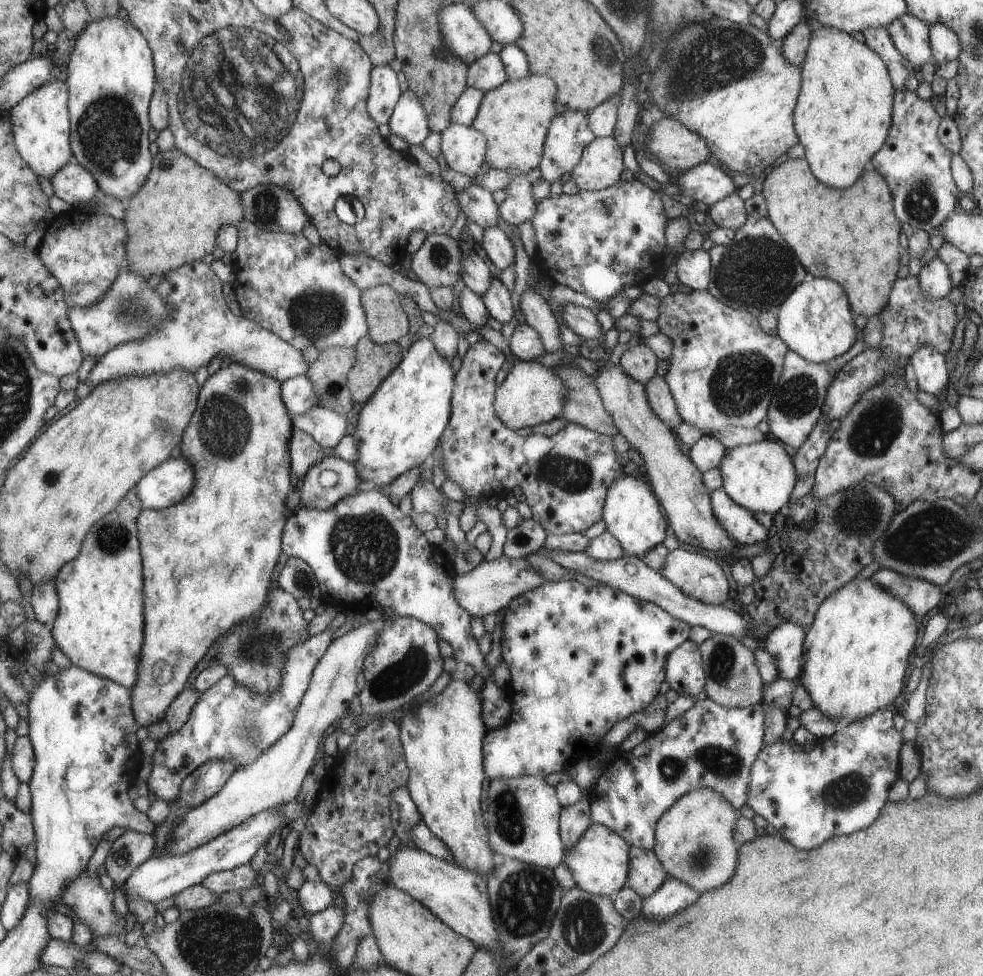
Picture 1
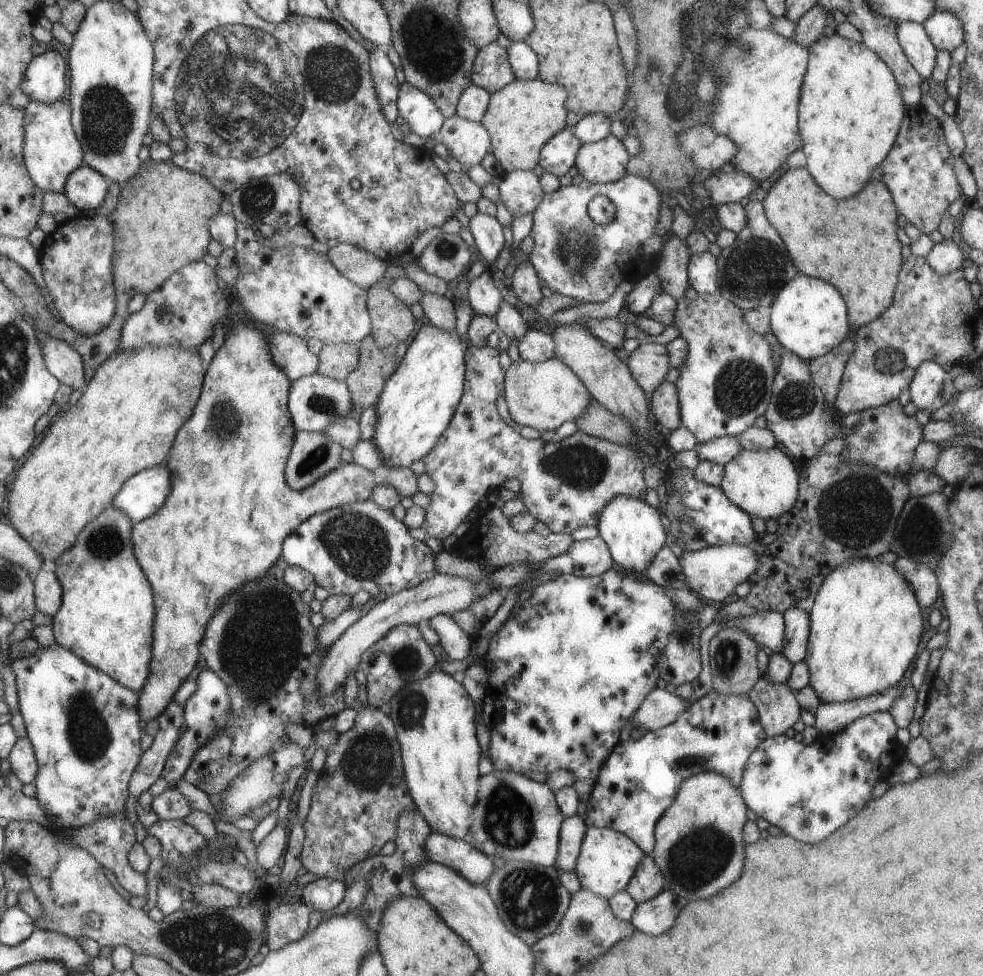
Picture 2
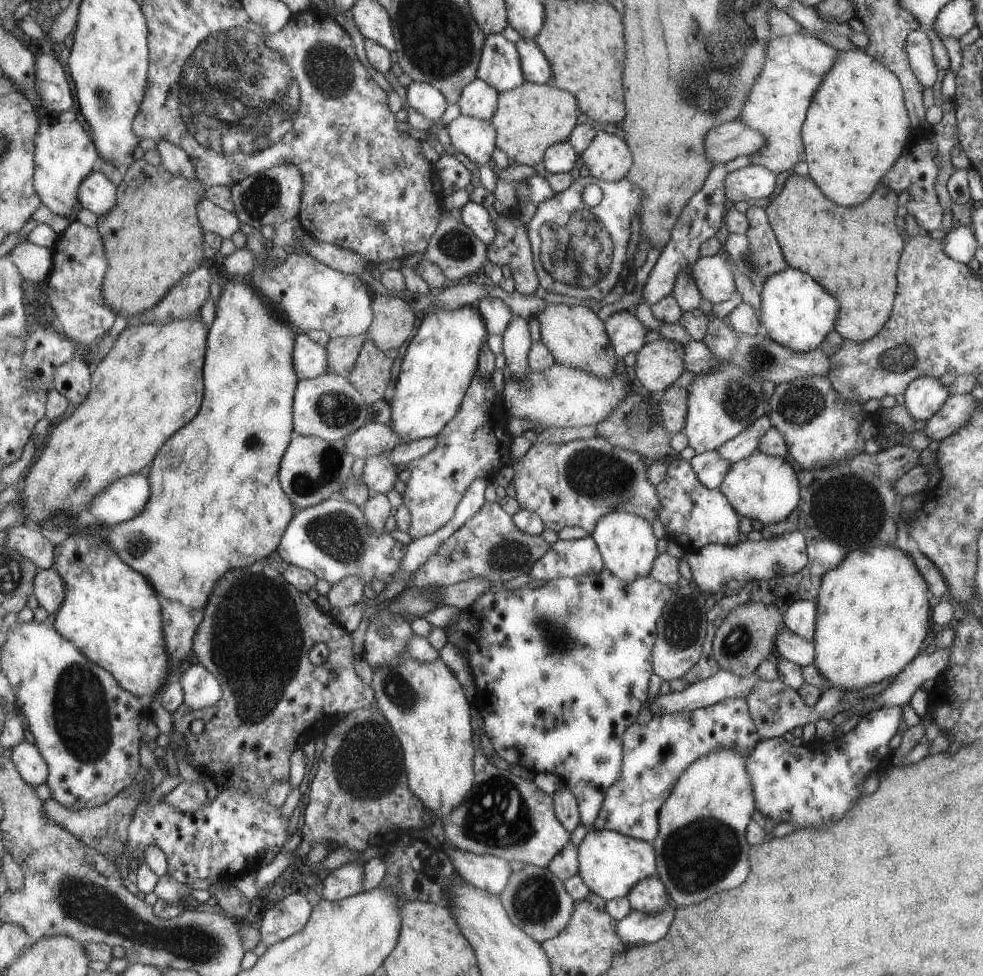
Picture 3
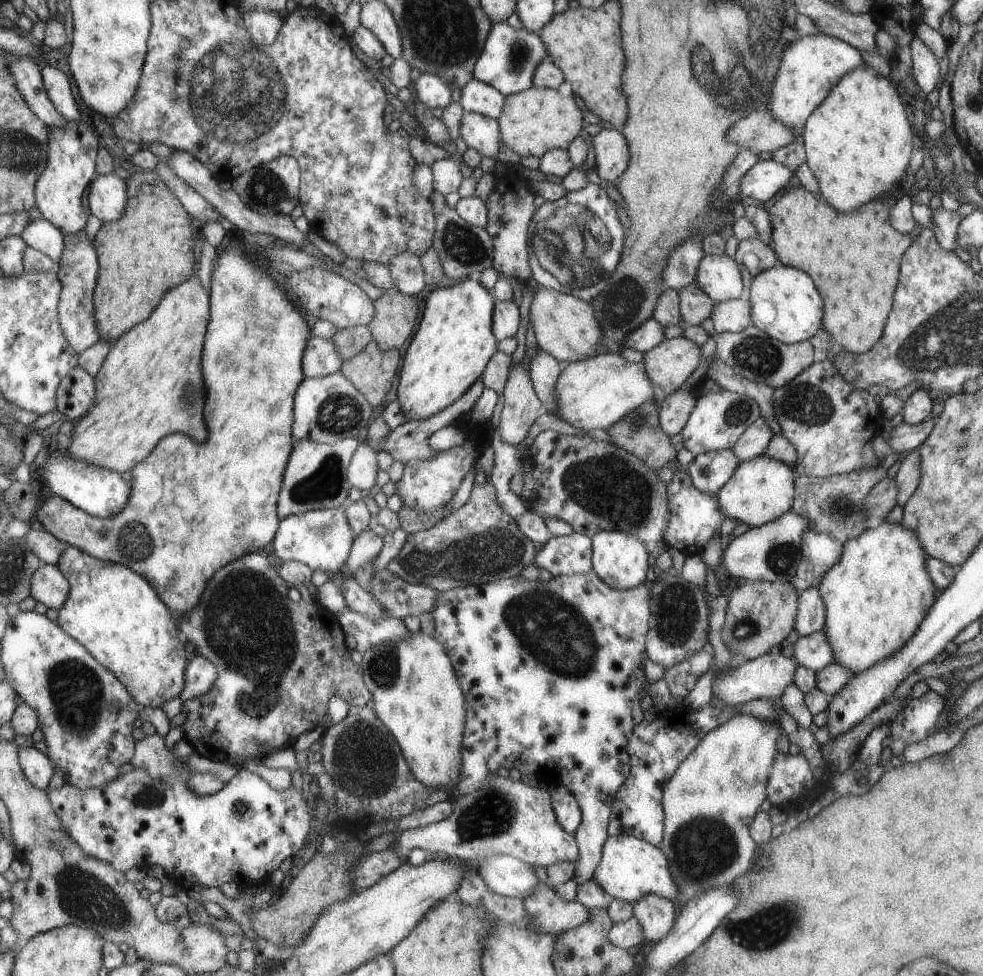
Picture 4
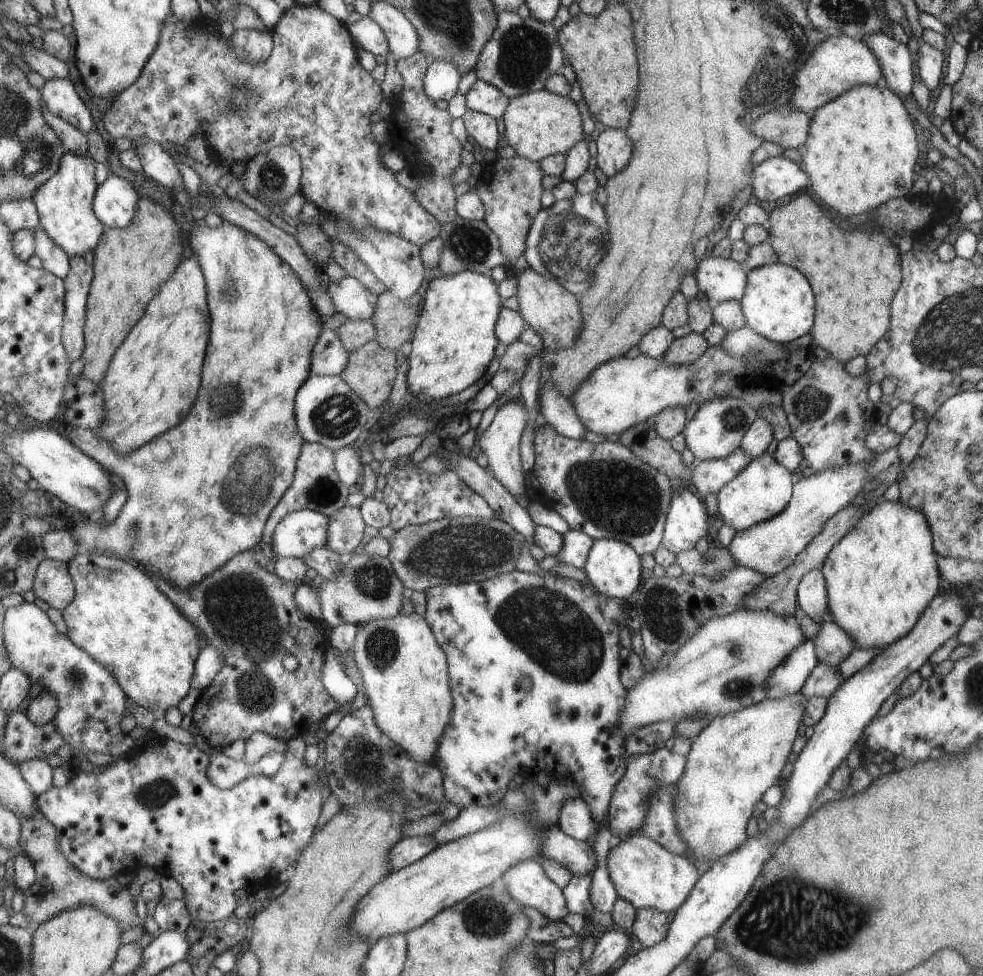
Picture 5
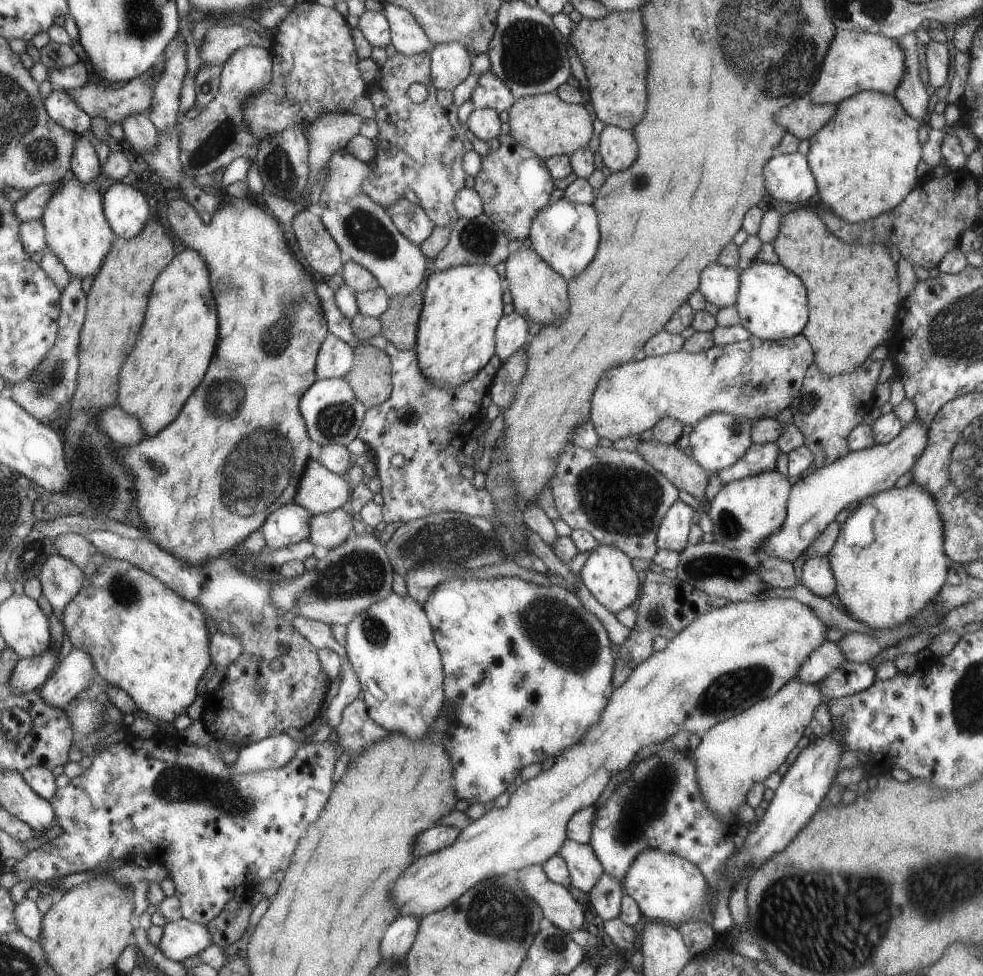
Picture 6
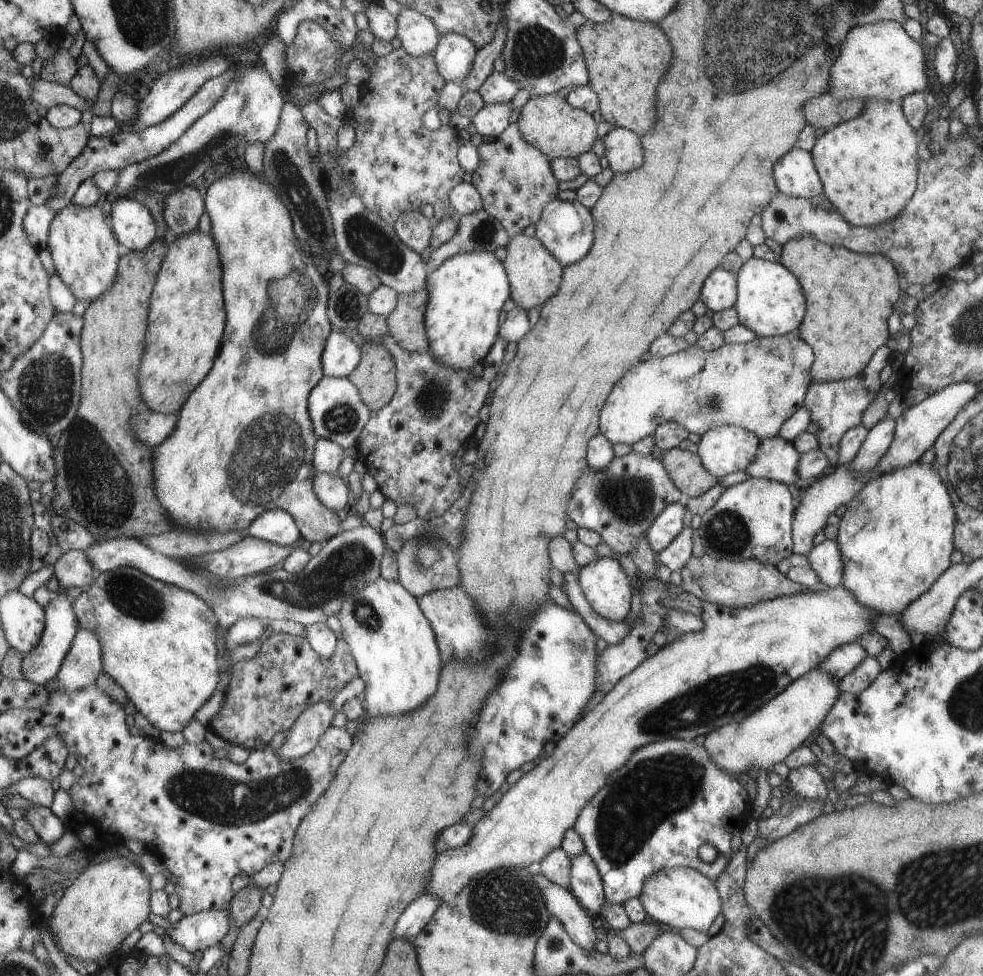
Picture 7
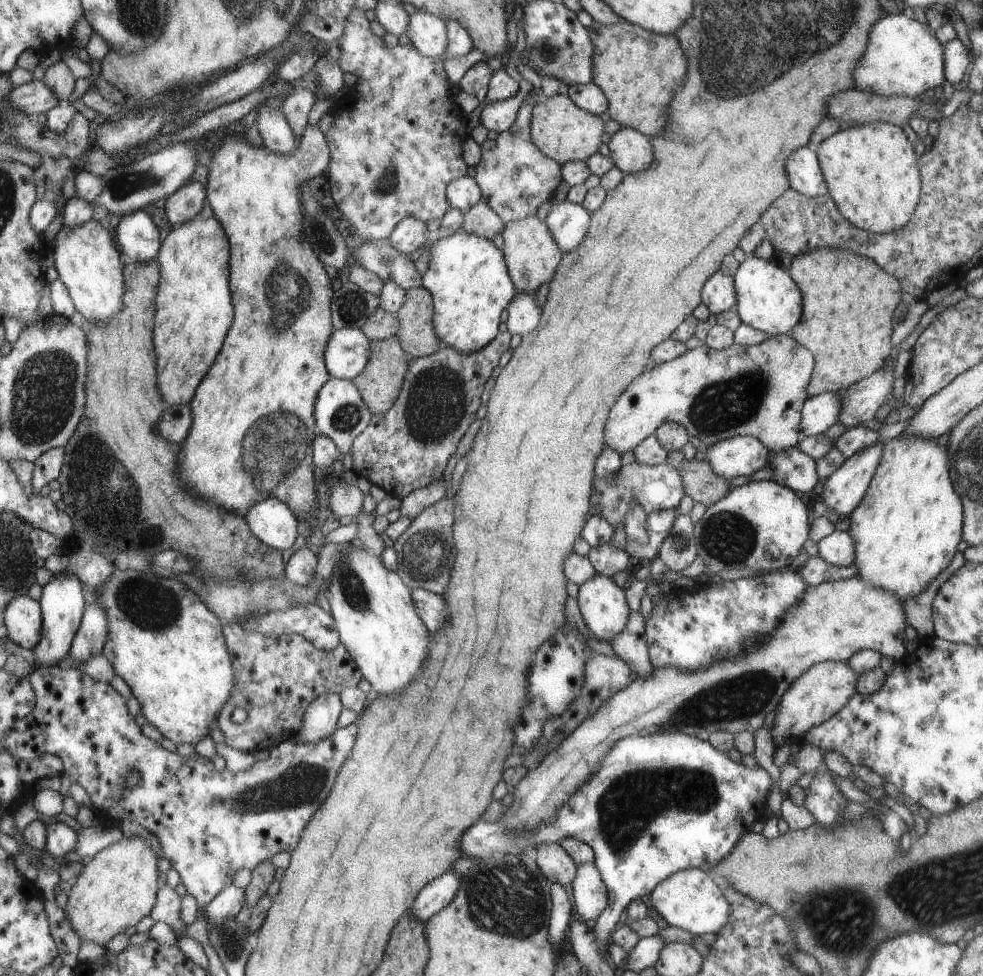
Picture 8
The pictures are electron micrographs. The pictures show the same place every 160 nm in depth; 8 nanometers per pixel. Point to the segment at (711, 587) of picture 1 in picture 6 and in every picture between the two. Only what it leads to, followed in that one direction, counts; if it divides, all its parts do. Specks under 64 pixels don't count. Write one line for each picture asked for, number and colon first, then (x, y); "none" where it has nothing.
2: (711, 573)
3: (711, 566)
4: (772, 552)
5: (768, 547)
6: (816, 498)

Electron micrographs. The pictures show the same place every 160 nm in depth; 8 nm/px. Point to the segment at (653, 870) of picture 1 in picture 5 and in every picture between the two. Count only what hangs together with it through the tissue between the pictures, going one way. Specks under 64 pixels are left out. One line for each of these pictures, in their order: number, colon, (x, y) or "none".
2: (648, 880)
3: (648, 895)
4: (656, 915)
5: (650, 926)

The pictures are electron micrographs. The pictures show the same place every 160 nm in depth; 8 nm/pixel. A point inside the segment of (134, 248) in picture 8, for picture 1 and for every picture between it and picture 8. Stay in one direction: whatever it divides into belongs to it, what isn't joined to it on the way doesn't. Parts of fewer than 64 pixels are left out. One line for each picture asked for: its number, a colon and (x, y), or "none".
1: (74, 184)
2: (86, 188)
3: (98, 194)
4: (108, 196)
5: (116, 200)
6: (127, 210)
7: (134, 225)

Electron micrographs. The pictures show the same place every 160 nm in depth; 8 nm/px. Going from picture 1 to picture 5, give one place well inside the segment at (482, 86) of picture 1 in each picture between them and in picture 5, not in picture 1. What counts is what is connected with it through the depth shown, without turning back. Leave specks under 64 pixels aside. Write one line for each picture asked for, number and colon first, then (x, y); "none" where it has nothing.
2: (490, 70)
3: (499, 66)
4: (509, 57)
5: (520, 55)

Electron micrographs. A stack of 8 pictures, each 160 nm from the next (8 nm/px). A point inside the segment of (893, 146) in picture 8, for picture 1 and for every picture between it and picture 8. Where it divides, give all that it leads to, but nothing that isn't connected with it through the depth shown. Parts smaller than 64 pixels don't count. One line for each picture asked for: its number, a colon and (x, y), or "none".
1: (843, 112)
2: (850, 108)
3: (856, 125)
4: (857, 142)
5: (860, 150)
6: (863, 158)
7: (867, 164)

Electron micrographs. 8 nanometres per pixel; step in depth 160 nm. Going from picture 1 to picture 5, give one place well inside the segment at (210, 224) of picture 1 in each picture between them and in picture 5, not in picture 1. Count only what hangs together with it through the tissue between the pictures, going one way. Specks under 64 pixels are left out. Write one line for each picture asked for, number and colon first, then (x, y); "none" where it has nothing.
2: (161, 219)
3: (152, 235)
4: (144, 254)
5: (132, 264)

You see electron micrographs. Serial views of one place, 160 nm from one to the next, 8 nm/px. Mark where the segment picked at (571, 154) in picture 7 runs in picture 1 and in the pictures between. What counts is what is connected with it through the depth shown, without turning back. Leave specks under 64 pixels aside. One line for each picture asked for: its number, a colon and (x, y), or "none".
1: (514, 116)
2: (523, 115)
3: (530, 117)
4: (533, 121)
5: (537, 124)
6: (544, 124)

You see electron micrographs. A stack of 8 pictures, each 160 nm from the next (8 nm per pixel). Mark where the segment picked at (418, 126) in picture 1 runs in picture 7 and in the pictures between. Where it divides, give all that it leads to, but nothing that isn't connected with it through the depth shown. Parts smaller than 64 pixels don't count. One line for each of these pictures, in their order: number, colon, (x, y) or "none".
2: (416, 108)
3: (428, 101)
4: (430, 90)
5: (440, 81)
6: (450, 62)
7: (454, 53)

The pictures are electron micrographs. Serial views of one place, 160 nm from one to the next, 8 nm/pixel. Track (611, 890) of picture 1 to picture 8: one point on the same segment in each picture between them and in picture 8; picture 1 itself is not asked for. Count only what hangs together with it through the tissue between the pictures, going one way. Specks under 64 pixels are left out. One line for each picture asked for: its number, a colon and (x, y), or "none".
2: (606, 861)
3: (609, 863)
4: (629, 868)
5: (643, 872)
6: (665, 886)
7: (681, 897)
8: (690, 899)

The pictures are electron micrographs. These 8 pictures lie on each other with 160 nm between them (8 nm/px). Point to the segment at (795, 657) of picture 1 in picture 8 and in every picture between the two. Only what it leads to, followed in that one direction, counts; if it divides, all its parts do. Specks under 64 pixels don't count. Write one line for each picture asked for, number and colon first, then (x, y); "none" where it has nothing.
2: (796, 622)
3: (799, 617)
4: (809, 608)
5: (811, 595)
6: (816, 575)
7: (824, 558)
8: (837, 548)

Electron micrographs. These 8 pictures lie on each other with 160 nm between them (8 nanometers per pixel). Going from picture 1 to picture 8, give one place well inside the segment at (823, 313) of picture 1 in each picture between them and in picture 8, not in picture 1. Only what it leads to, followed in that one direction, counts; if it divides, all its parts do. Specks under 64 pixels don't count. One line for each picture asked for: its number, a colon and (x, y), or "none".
2: (807, 317)
3: (797, 313)
4: (784, 304)
5: (778, 304)
6: (771, 304)
7: (769, 299)
8: (767, 300)

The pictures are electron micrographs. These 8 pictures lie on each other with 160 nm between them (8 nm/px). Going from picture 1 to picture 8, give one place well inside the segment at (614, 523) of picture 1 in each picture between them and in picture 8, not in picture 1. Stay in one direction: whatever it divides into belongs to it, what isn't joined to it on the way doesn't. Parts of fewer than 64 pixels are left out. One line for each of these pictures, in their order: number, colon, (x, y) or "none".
2: (632, 530)
3: (627, 546)
4: (620, 559)
5: (612, 567)
6: (606, 573)
7: (605, 587)
8: (602, 606)

